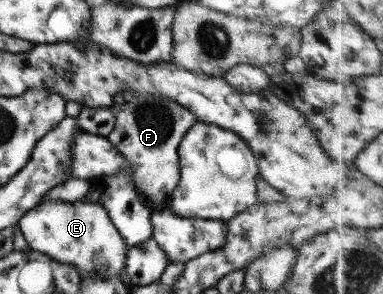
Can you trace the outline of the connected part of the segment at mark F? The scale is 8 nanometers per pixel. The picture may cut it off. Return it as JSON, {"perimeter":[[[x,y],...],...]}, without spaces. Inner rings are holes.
{"perimeter":[[[147,94],[131,99],[114,116],[116,124],[107,138],[113,144],[113,147],[117,148],[117,151],[125,156],[125,159],[130,163],[134,182],[140,188],[140,192],[144,192],[147,200],[149,200],[150,209],[161,211],[170,208],[172,191],[177,187],[181,176],[178,149],[187,130],[198,122],[197,116],[194,116],[187,107],[169,99],[169,97]]]}

